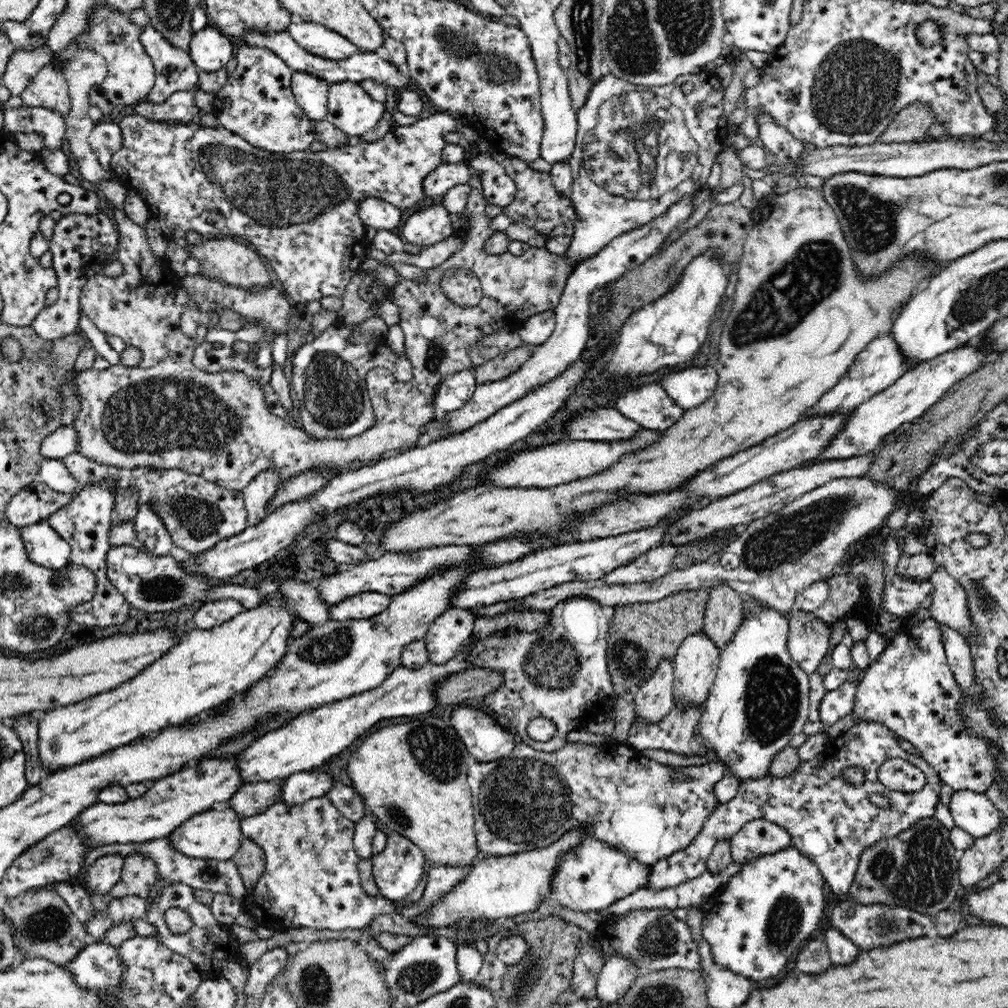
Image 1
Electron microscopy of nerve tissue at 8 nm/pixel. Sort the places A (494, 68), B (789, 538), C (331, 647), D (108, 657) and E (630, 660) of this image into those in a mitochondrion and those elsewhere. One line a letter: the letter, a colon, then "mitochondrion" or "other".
A: mitochondrion
B: mitochondrion
C: mitochondrion
D: other
E: mitochondrion

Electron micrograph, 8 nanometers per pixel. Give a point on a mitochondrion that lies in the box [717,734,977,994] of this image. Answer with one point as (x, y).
(921, 874)

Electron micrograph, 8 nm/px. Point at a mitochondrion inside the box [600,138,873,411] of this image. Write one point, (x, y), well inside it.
(814, 272)

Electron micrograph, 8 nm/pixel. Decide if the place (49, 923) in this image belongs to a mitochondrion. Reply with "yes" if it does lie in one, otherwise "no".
yes

